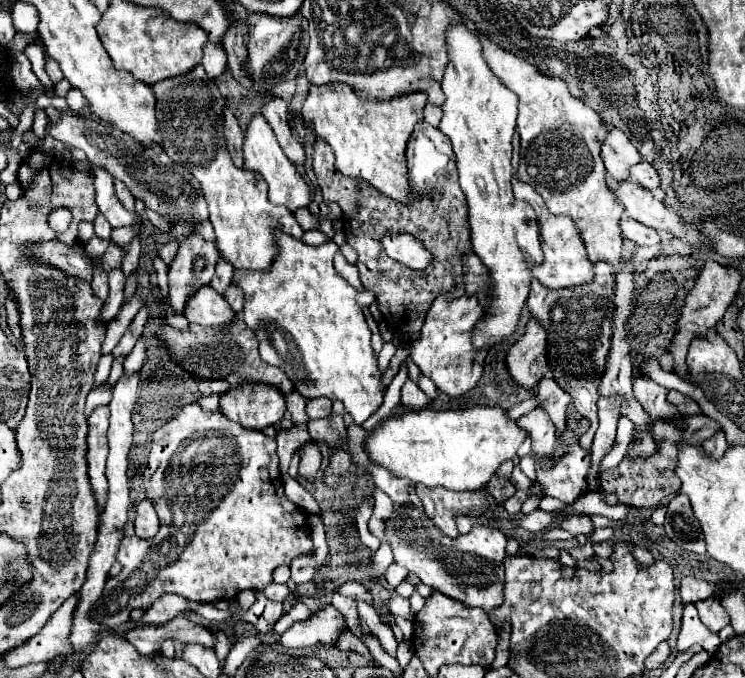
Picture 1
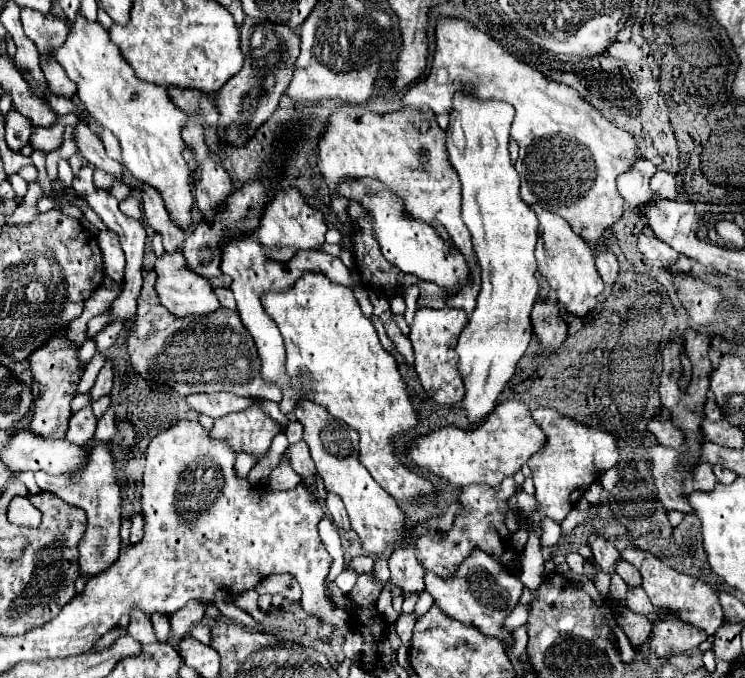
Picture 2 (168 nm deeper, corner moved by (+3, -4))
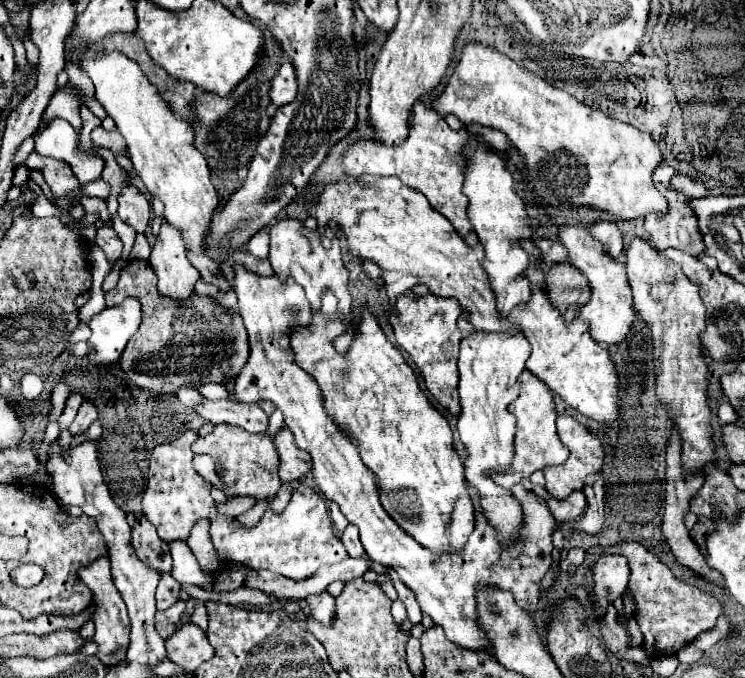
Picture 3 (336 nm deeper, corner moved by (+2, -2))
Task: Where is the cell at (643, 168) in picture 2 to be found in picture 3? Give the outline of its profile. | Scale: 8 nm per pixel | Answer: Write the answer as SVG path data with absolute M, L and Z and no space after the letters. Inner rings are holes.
M663 163L663 167L657 167L657 171L655 171L655 175L653 175L653 179L655 179L655 187L657 187L657 191L669 201L669 207L671 207L671 211L667 213L667 215L655 215L655 213L651 213L651 215L647 215L645 217L645 229L647 229L647 233L649 233L649 239L651 239L651 243L661 251L661 249L667 249L667 247L673 247L673 249L681 249L681 251L685 251L685 253L689 253L689 255L693 255L693 257L699 257L703 251L705 251L705 245L703 245L703 239L701 239L701 233L699 233L699 227L697 227L697 215L695 215L695 211L691 209L691 205L687 205L689 203L689 197L683 197L681 193L677 193L673 187L671 187L671 179L677 175L677 171L673 169L673 167L669 167L669 165L665 165Z

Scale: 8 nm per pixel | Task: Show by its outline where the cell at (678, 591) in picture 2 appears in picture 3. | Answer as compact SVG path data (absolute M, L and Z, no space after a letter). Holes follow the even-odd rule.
M619 541L605 549L609 555L623 555L627 557L631 569L629 591L635 601L635 619L643 633L643 649L647 651L649 659L675 655L681 647L695 641L695 637L703 631L715 627L717 617L723 613L719 601L709 593L699 591L693 585L677 581L667 565L663 565L651 551L647 551L637 541Z

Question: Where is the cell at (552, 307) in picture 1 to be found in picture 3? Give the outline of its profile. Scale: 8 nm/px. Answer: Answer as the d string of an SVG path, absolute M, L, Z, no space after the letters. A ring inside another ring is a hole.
M599 219L599 221L595 221L595 223L589 227L589 233L605 245L605 251L607 251L611 257L619 259L619 255L621 255L621 251L623 251L623 235L621 235L619 227L615 225L615 221Z

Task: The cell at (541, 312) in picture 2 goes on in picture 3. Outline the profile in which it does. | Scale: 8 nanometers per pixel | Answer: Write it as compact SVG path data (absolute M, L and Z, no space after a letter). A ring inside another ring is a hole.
M571 263L551 265L547 273L547 289L549 299L559 307L565 319L573 319L579 313L579 307L591 297L587 277L577 267L571 267Z

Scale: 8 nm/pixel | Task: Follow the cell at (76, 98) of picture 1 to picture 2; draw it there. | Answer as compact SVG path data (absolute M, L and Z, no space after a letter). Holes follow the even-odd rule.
M74 113L59 116L57 126L52 129L38 128L35 129L30 137L31 145L34 150L51 152L57 149L63 142L64 121L68 121L70 127L74 127L78 123L78 117Z

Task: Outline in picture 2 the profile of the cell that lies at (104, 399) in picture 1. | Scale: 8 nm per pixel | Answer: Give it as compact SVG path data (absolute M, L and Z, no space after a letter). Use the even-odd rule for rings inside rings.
M84 407L70 417L70 429L66 433L66 439L70 443L82 445L94 435L94 431L96 431L96 417L92 413L92 407Z

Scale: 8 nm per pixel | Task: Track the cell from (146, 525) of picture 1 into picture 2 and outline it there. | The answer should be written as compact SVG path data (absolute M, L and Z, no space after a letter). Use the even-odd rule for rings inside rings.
M136 513L132 519L132 529L130 529L130 543L138 543L144 535L144 515Z

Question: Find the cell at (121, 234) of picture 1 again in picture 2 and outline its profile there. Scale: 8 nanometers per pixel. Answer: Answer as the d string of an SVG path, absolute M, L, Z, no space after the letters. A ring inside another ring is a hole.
M108 229L100 231L98 233L98 245L102 249L106 275L110 279L114 279L116 283L122 283L122 277L124 277L124 253L122 253L118 235L114 231L108 231Z

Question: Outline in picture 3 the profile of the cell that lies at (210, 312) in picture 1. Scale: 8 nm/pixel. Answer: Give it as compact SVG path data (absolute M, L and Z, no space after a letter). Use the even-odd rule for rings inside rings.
M163 221L155 245L151 249L149 263L159 277L159 293L175 299L187 299L193 295L195 281L199 281L199 271L187 261L185 241L181 231L167 221Z

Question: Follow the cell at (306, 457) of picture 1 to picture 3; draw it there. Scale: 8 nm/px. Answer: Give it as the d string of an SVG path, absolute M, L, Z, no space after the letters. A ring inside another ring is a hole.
M283 425L275 437L275 447L279 453L279 477L285 483L299 481L311 469L311 457L307 451L295 447L291 431Z

